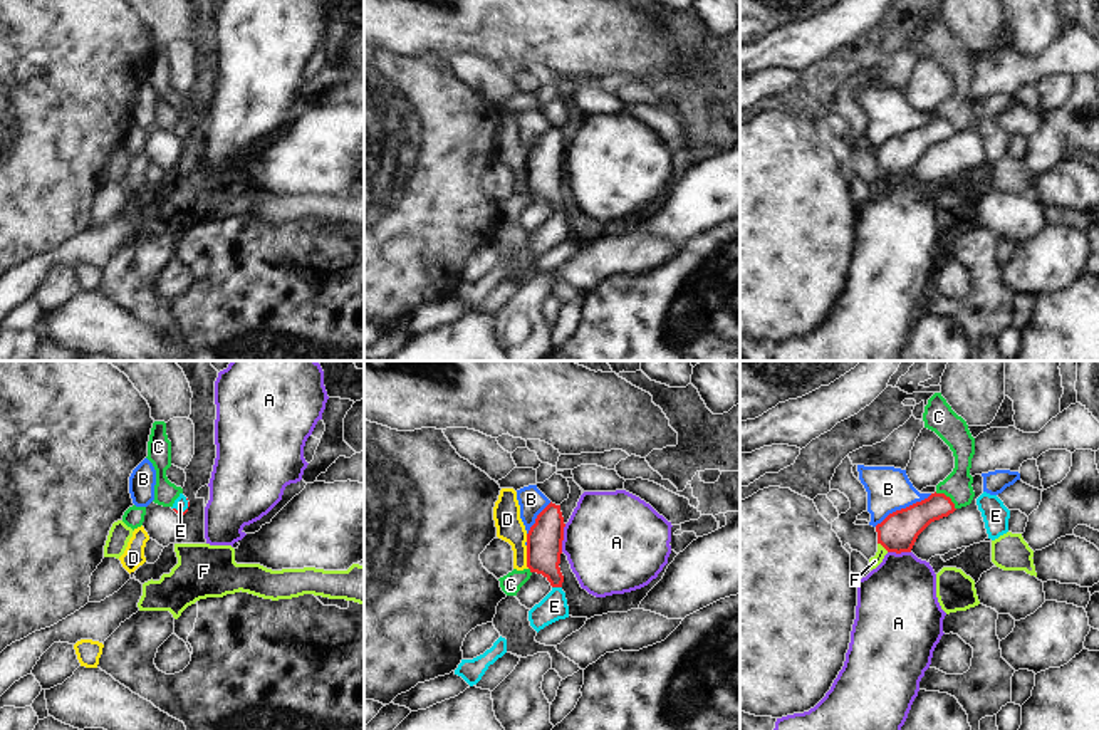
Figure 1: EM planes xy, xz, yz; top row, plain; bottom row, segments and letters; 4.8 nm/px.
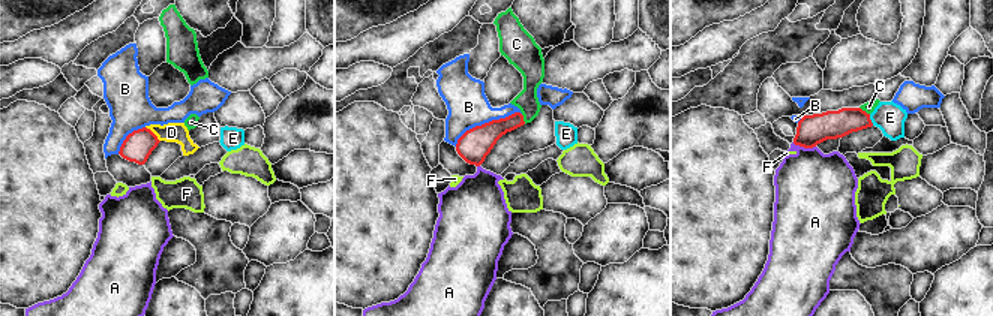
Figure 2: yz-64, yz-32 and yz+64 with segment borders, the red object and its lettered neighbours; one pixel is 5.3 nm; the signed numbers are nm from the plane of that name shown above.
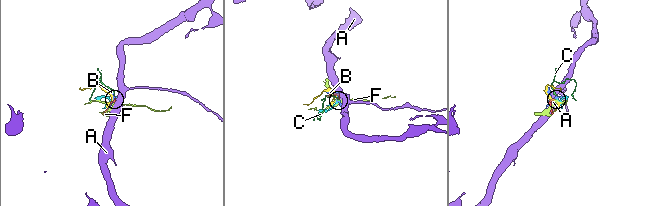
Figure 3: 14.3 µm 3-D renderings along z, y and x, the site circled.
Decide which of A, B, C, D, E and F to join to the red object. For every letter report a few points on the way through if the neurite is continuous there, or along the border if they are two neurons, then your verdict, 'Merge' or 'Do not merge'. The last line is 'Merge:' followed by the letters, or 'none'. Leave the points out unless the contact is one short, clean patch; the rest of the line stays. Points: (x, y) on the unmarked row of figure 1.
A: Boundary: xz (566, 148), (561, 175). Do not merge
B: Do not merge
C: Boundary: yz (935, 116), (943, 116), (955, 133). Do not merge
D: Boundary: xz (526, 170), (526, 188), (529, 192). Do not merge
E: Path across: xz (544, 165), (544, 183), (557, 210), (554, 230). Merge
F: Boundary: yz (878, 166), (888, 175). Do not merge
Merge: E.

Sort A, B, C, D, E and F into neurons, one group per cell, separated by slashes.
A / B / C F / D / E

